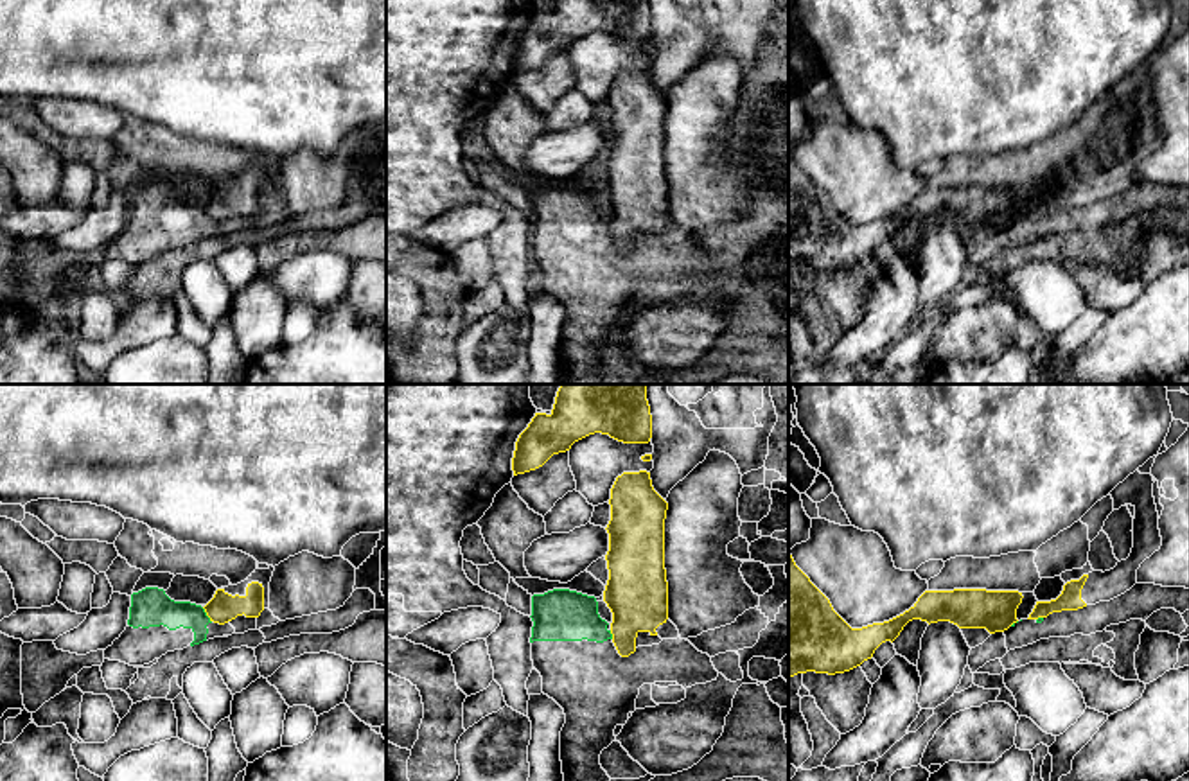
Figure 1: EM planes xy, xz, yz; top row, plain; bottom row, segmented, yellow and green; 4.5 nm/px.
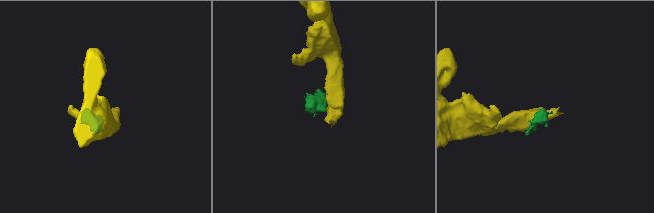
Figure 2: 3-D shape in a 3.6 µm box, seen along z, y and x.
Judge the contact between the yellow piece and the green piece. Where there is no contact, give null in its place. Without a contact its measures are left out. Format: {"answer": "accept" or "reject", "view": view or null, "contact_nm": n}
{"answer": "reject", "view": "xy", "contact_nm": 80}

